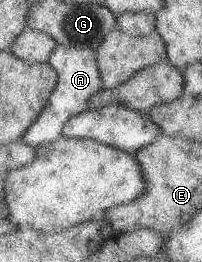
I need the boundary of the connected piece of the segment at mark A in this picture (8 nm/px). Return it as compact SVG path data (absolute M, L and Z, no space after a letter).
M59 45L50 64L59 72L59 84L53 98L41 118L29 130L24 140L32 146L39 146L55 142L63 136L67 124L72 119L90 110L90 102L105 87L102 69L99 65L99 52L95 48L69 48Z

